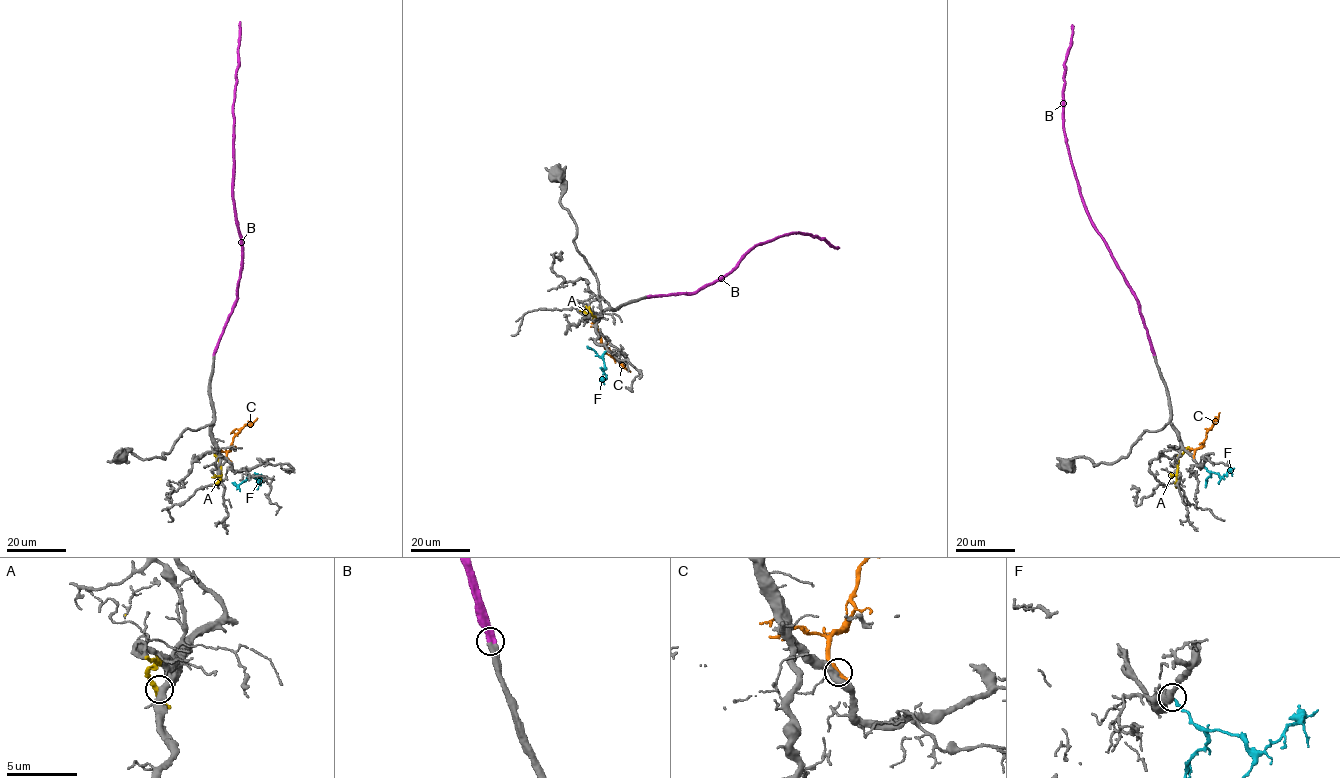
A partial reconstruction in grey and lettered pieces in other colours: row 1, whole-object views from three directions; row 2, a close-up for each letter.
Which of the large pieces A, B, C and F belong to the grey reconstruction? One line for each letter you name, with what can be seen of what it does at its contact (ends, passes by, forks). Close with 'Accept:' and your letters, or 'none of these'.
B: it ends
F: it ends
Accept: B, F

